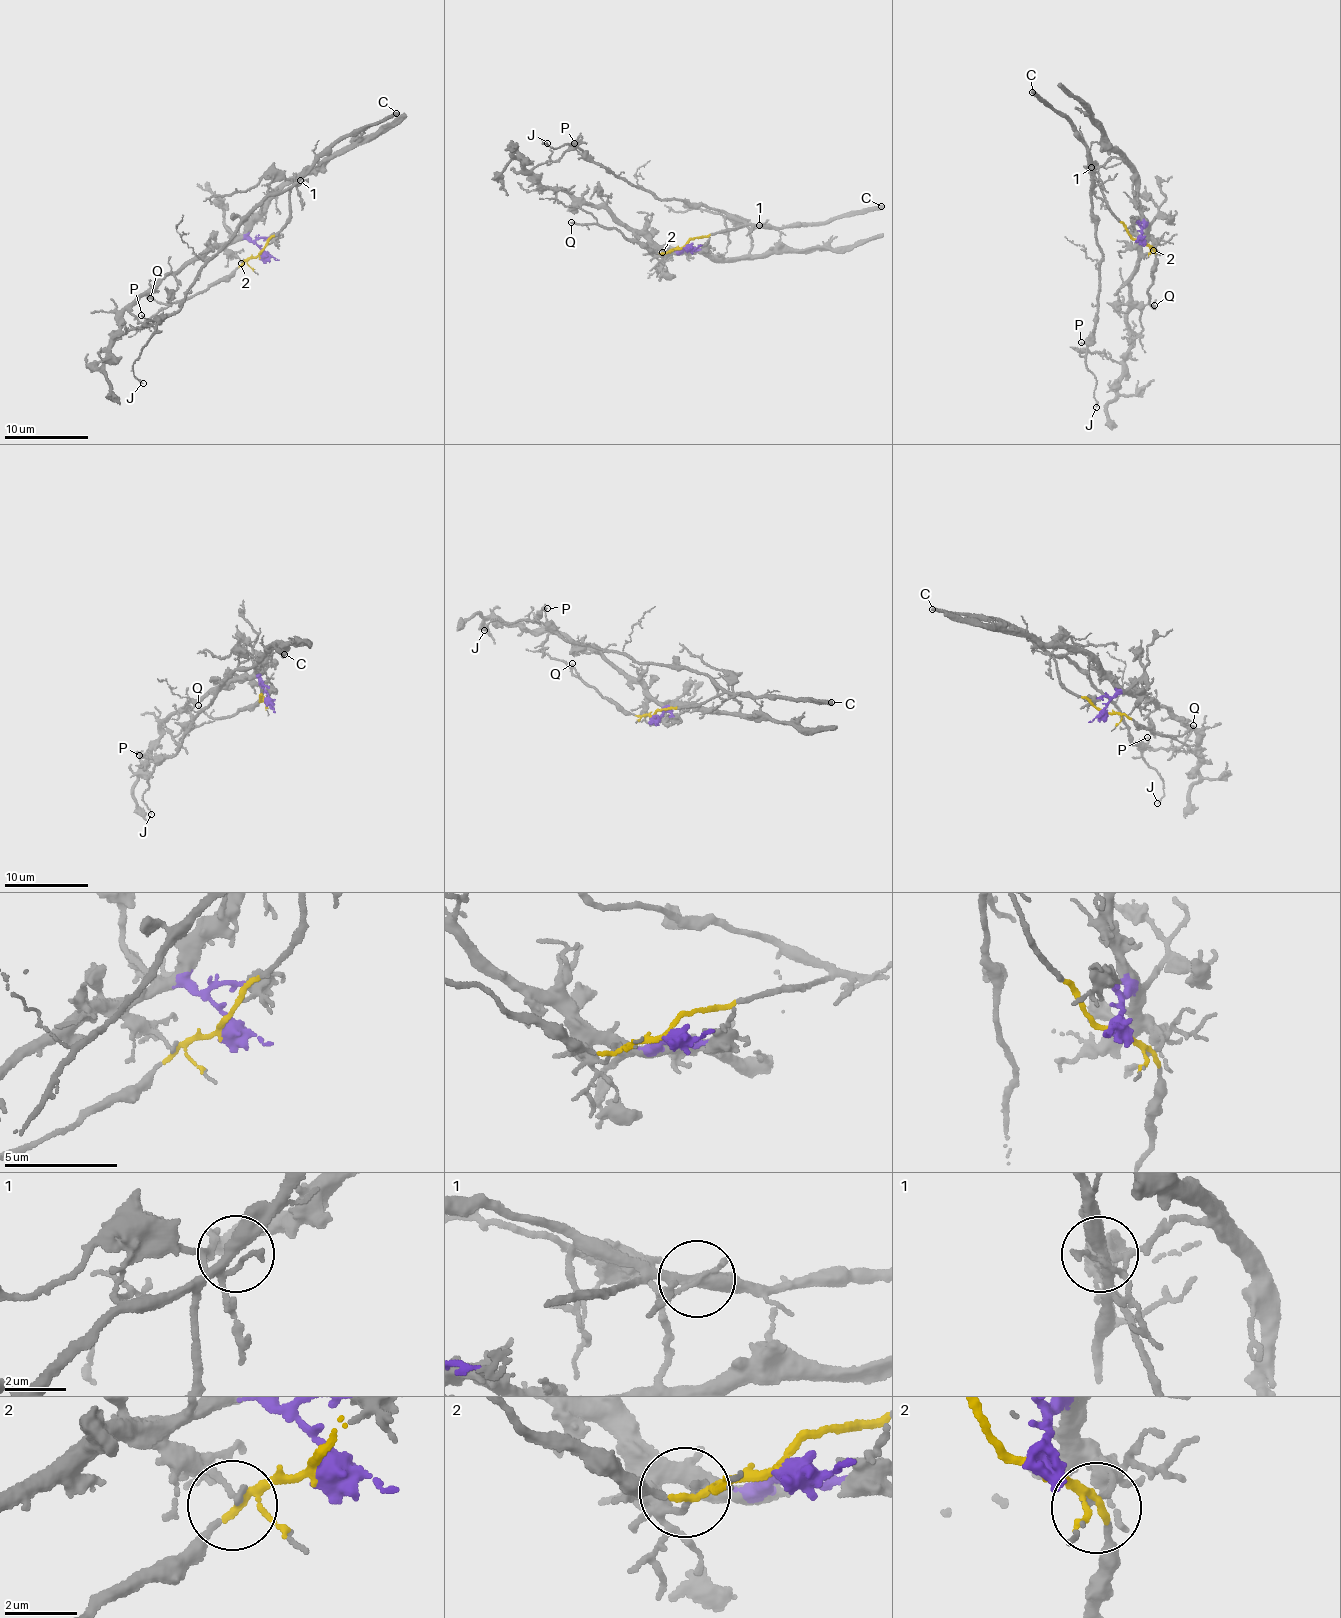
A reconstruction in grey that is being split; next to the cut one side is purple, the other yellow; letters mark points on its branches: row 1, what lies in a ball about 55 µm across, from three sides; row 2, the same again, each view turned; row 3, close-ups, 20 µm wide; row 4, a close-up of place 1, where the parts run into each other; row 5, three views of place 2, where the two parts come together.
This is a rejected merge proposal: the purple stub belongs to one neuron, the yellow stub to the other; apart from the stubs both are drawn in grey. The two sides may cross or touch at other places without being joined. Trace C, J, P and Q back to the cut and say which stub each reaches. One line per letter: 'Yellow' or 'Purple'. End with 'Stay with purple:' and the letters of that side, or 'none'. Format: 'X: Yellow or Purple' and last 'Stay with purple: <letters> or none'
C: Yellow
J: Yellow
P: Yellow
Q: Yellow
Stay with purple: none

